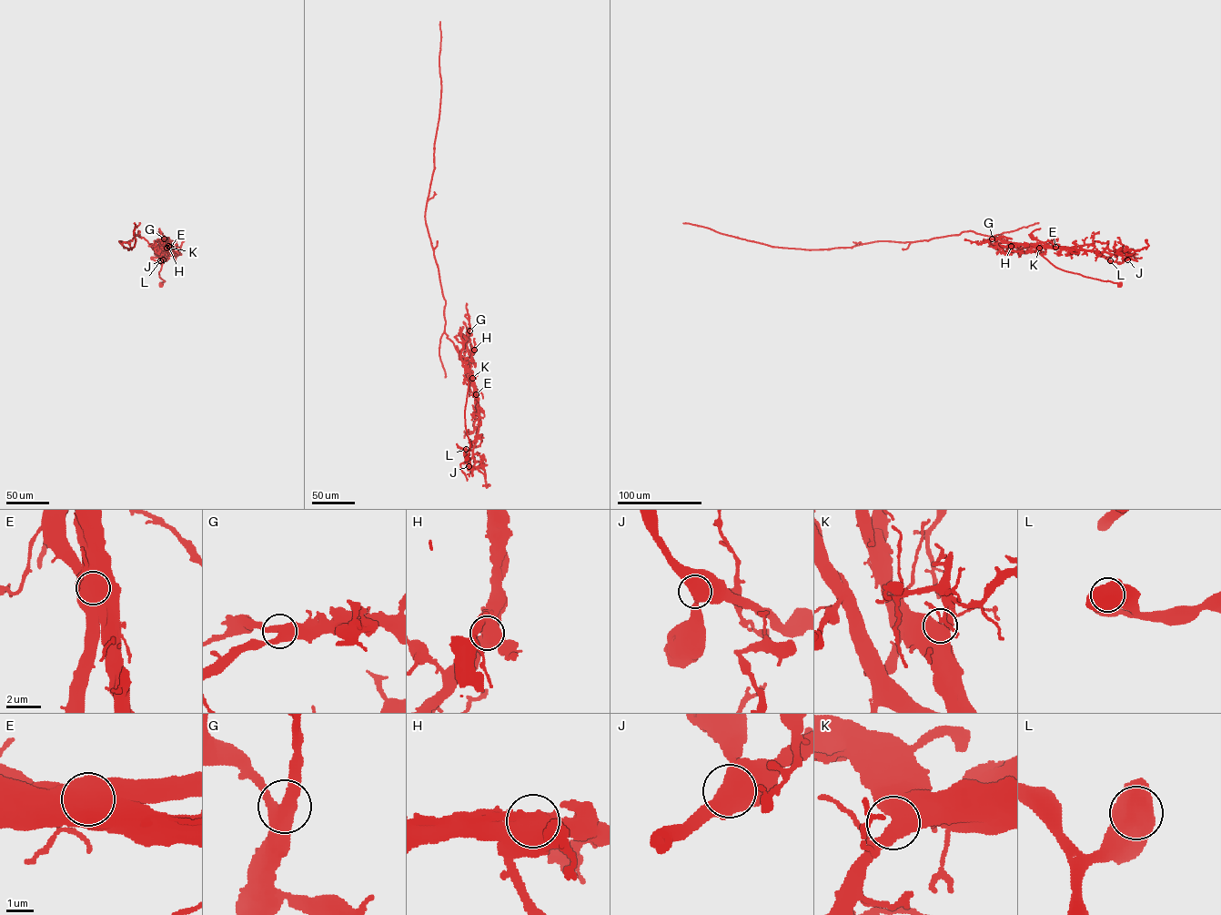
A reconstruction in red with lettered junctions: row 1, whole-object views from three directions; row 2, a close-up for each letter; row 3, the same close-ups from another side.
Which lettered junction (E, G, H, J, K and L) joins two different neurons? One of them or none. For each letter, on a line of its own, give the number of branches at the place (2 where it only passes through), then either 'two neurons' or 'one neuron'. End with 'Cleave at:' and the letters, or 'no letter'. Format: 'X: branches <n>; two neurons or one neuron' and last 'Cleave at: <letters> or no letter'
E: branches 2; two neurons
G: branches 3; one neuron
H: branches 2; one neuron
J: branches 2; one neuron
K: branches 2; one neuron
L: branches 2; one neuron
Cleave at: E

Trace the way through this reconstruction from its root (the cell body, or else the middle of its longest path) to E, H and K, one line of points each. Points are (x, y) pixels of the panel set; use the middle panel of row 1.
E: (467, 458), (470, 446), (464, 416), (468, 377), (476, 394)
H: (467, 458), (470, 443), (465, 422), (466, 379), (468, 377), (473, 383), (469, 371), (470, 354), (474, 350)
K: (467, 458), (470, 443), (465, 422), (466, 379), (468, 377), (473, 383), (472, 378)

